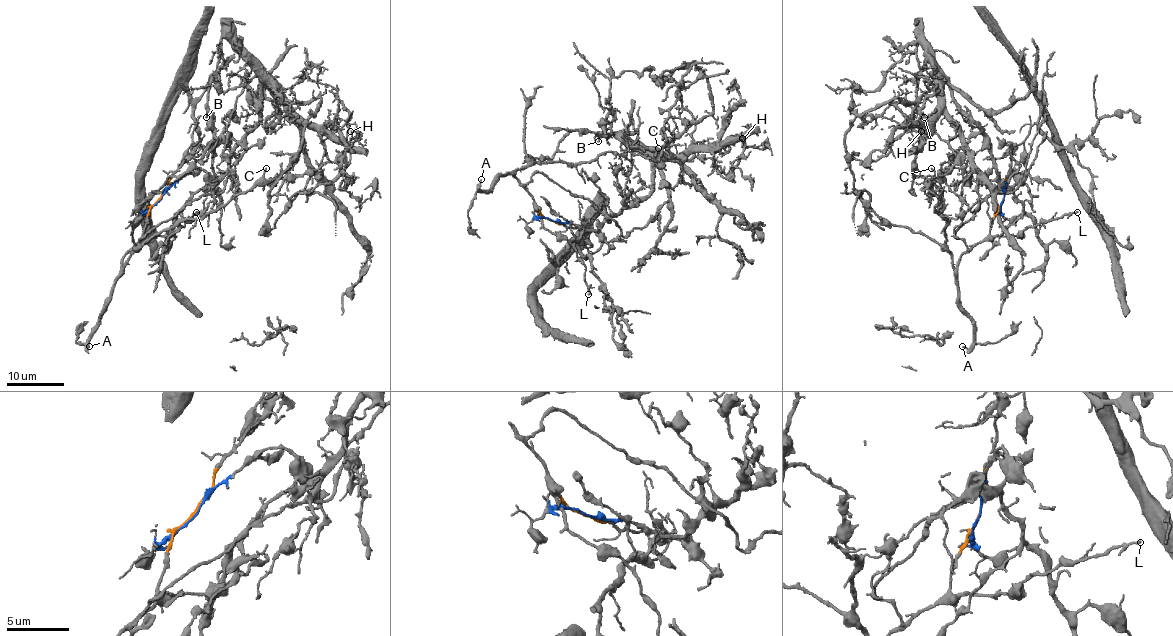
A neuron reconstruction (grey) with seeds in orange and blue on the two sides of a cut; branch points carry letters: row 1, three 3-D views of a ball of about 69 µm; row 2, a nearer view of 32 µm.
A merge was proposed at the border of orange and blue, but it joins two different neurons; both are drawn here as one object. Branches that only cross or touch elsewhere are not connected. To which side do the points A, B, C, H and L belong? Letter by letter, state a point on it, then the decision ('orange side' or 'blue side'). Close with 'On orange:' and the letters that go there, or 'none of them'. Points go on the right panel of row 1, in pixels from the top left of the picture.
A: at (962, 346); orange side
B: at (924, 117); blue side
C: at (931, 168); orange side
H: at (921, 131); blue side
L: at (1077, 212); orange side
On orange: A, C, L

